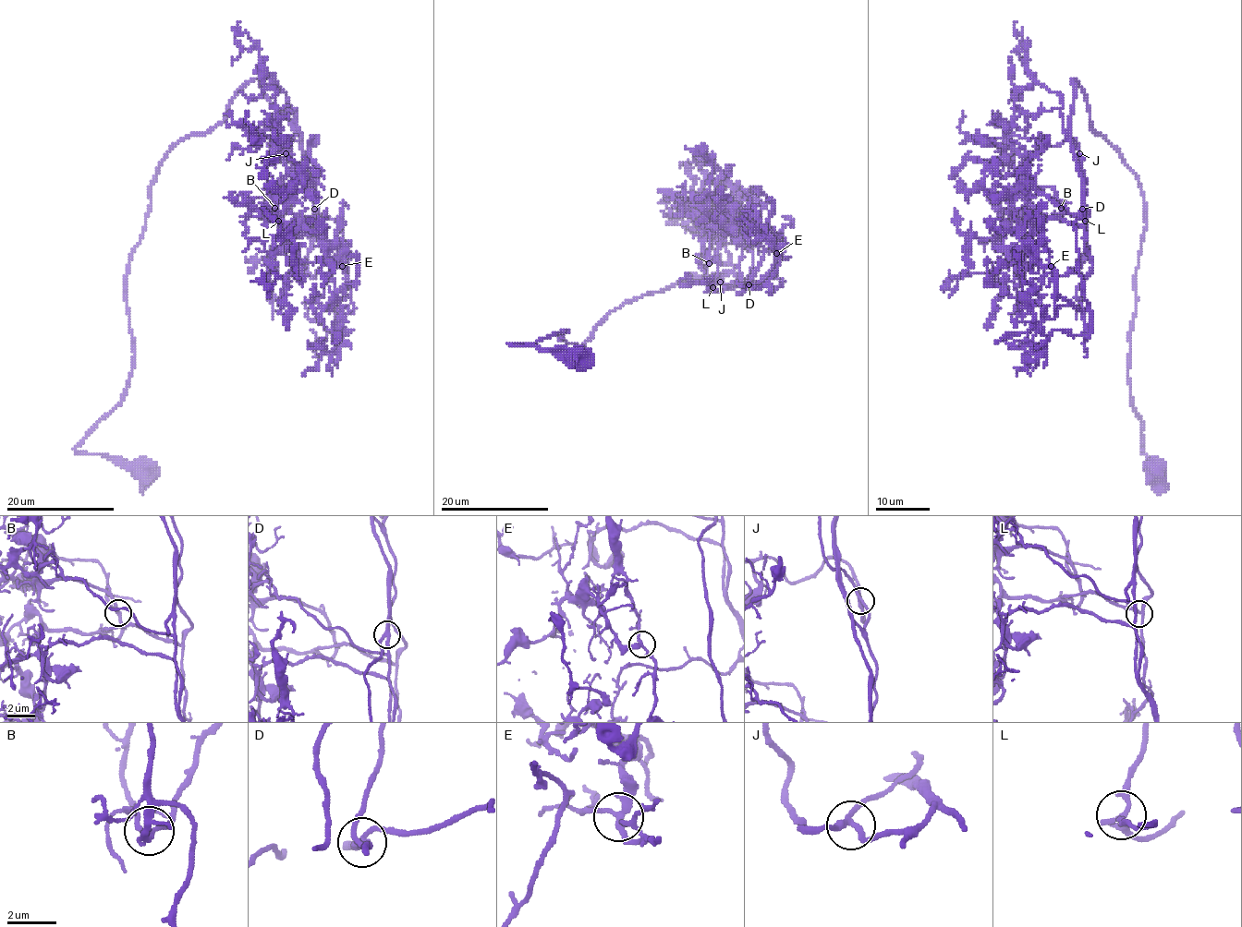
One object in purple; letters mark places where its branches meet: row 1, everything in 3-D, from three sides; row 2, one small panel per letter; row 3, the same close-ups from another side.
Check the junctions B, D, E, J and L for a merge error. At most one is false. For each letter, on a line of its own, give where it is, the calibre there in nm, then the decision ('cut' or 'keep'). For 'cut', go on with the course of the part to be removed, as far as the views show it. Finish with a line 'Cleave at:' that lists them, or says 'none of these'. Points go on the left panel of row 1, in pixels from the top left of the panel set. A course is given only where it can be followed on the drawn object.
B: (274, 208) | 200 nm | keep
D: (314, 209) | 240 nm | keep
E: (342, 266) | 240 nm | keep
J: (286, 153) | 240 nm | keep
L: (278, 221) | 200 nm | keep
Cleave at: none of these

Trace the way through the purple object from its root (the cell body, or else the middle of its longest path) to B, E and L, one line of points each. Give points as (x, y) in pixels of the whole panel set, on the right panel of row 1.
B: (1155, 468), (1128, 380), (1141, 186), (1090, 127), (1074, 79), (1070, 141), (1090, 213), (1059, 218), (1061, 208)
E: (1155, 468), (1128, 380), (1141, 186), (1074, 79), (1085, 240), (1035, 220), (1023, 246), (1051, 266)
L: (1155, 468), (1128, 380), (1141, 186), (1090, 127), (1073, 79), (1085, 221)

